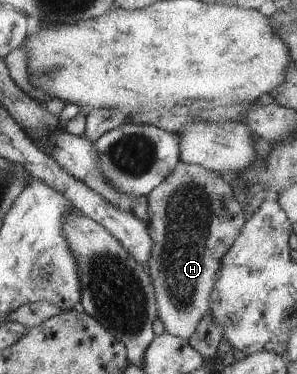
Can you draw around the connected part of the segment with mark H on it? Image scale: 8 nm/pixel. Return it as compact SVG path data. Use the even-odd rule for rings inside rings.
M179 161L171 175L146 197L151 217L147 224L148 235L151 235L151 240L155 243L149 257L148 273L156 294L158 319L165 326L166 333L189 340L201 317L210 312L211 293L221 269L220 260L234 245L248 218L243 213L244 205L237 201L234 189L223 176L183 161Z

